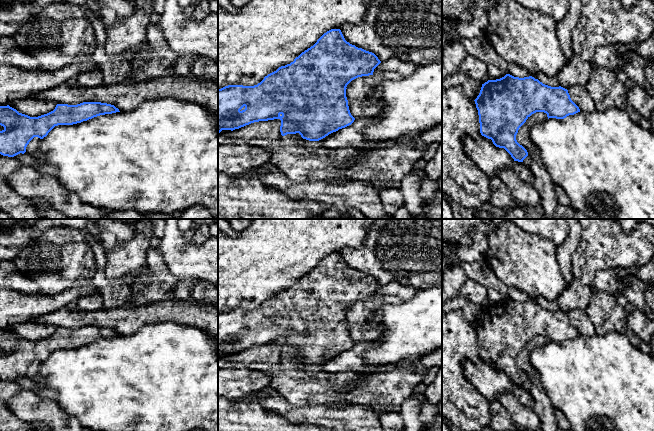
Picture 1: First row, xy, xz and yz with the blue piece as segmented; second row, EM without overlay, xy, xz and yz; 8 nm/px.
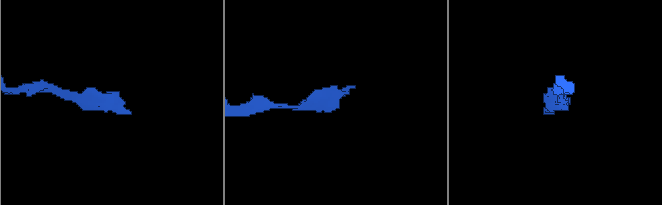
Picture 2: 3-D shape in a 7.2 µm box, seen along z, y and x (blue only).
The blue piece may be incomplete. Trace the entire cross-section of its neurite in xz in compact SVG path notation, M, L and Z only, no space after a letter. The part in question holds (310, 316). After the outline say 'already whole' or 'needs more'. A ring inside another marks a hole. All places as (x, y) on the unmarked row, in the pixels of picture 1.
M331 253L293 286L268 298L257 309L228 309L218 313L218 357L222 354L233 355L254 346L280 343L282 360L299 357L303 363L319 365L354 346L355 342L348 330L346 311L358 301L373 299L374 293L380 287L374 277L347 266L340 253Z; already whole

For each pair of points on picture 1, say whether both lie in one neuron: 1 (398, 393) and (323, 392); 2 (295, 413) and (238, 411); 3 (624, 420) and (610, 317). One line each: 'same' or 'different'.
1: same
2: different
3: different

